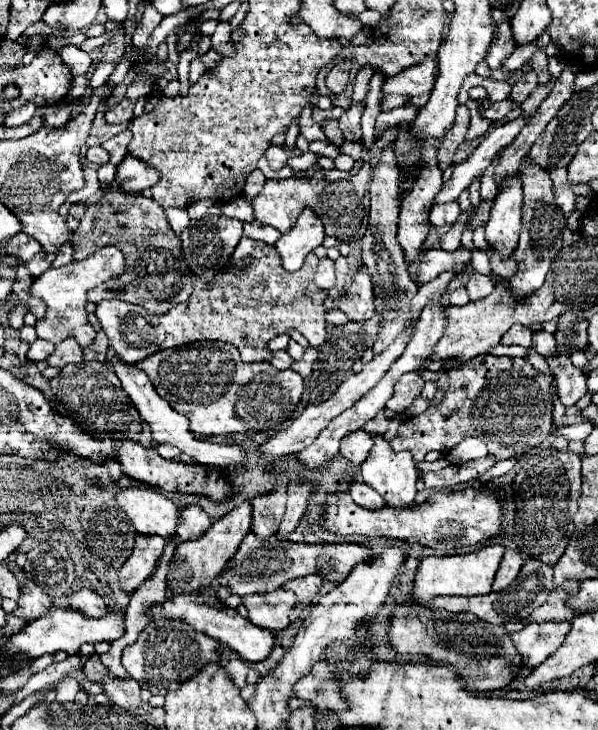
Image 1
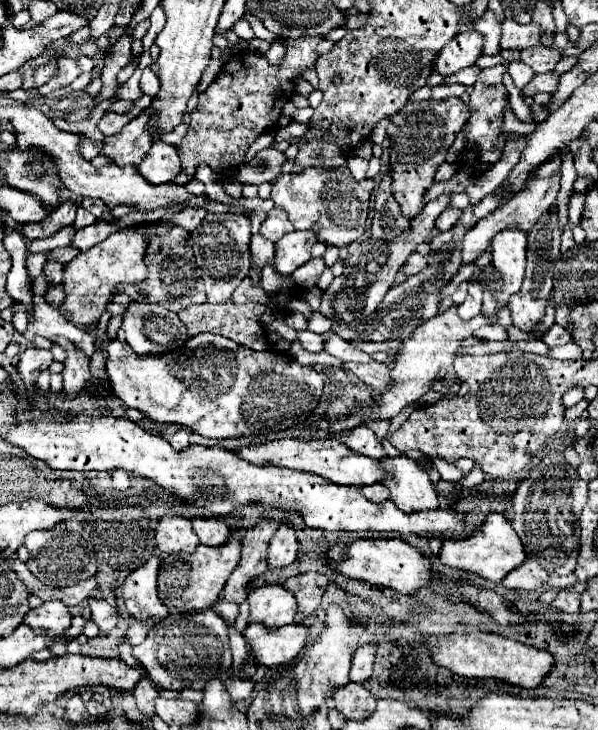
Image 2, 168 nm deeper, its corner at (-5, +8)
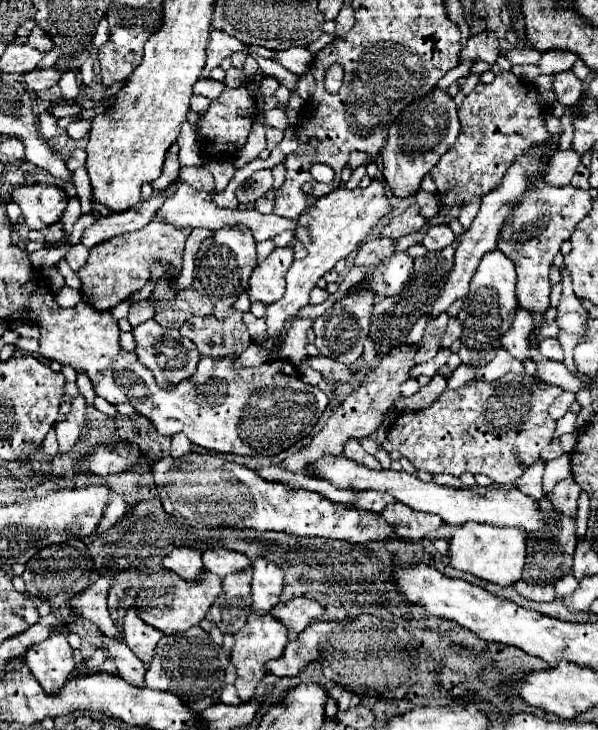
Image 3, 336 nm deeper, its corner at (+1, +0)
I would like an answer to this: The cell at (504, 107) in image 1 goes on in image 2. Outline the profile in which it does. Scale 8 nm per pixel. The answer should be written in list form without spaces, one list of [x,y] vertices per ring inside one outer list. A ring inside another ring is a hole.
[[[552,72],[534,76],[534,78],[528,82],[528,86],[522,90],[522,96],[526,98],[526,96],[534,96],[534,94],[538,94],[538,92],[550,92],[550,94],[552,94],[552,90],[556,88],[556,82],[558,82],[558,76],[554,76]]]

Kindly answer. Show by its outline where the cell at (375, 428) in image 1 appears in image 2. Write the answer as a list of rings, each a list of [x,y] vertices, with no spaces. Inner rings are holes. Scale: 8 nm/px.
[[[370,420],[366,426],[378,436],[378,440],[382,440],[390,428],[390,422],[388,420]]]

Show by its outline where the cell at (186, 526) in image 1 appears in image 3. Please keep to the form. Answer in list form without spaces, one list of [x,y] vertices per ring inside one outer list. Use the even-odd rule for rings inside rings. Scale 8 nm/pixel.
[[[214,548],[214,550],[206,550],[202,554],[204,566],[206,570],[214,572],[216,576],[226,576],[226,574],[234,574],[234,572],[242,572],[246,568],[252,566],[252,562],[248,560],[248,556],[234,552],[234,550],[226,550],[226,548]]]

